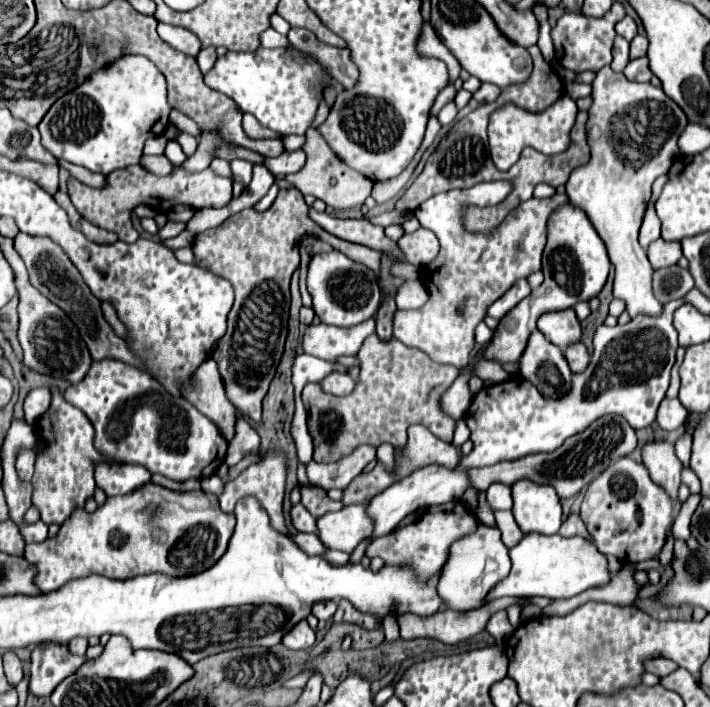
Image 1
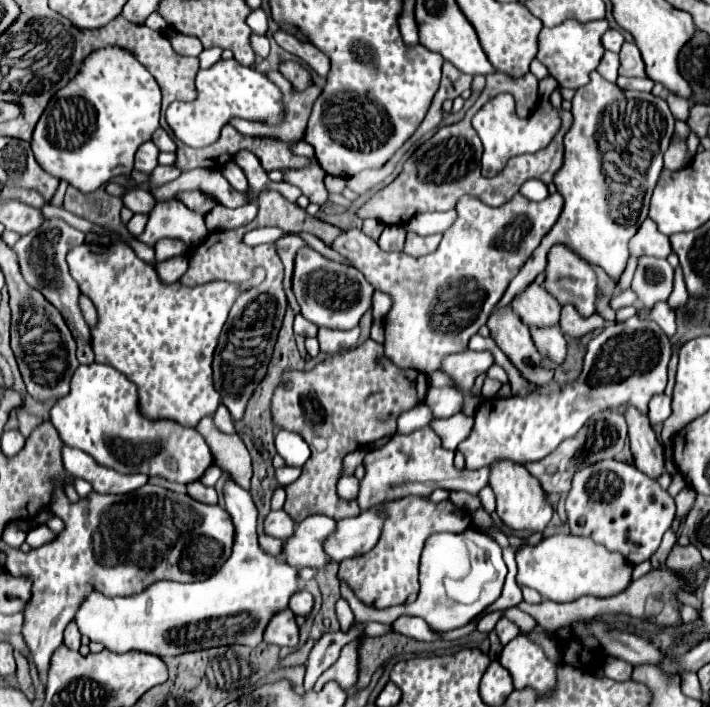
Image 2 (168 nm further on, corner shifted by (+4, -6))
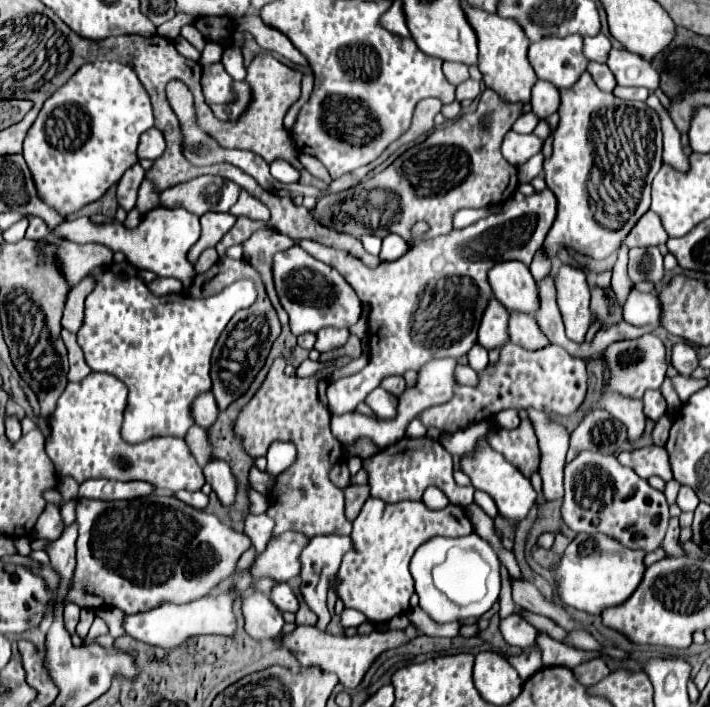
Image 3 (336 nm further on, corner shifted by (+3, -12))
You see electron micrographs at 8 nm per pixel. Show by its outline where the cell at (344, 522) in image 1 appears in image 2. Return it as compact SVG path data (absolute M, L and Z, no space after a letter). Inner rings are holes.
M308 516L296 526L296 534L284 544L284 560L292 566L324 568L330 558L324 550L324 542L336 530L336 520L328 516Z

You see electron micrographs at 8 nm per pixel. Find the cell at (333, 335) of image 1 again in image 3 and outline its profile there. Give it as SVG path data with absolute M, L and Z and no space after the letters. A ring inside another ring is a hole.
M321 328L317 332L317 342L315 342L315 350L319 352L329 352L333 348L339 348L347 342L349 332L345 328L337 330L337 328Z

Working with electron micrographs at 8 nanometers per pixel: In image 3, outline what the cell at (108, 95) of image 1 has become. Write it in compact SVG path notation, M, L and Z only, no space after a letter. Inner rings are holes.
M93 62L81 66L45 104L37 120L31 124L25 142L23 158L33 176L37 196L45 200L63 218L81 210L83 206L99 200L113 184L119 182L123 172L137 162L137 142L141 132L153 126L153 108L145 88L141 86L133 68L119 62Z

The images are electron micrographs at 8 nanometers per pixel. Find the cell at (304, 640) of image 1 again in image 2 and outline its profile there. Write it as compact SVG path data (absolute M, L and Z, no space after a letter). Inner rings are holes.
M284 610L270 620L264 632L264 642L276 646L290 646L290 648L296 648L300 644L300 630L292 610Z

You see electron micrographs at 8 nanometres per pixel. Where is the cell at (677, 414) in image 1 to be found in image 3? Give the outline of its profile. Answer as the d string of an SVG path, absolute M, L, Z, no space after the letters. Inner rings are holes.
M659 390L645 392L645 396L643 396L643 408L645 408L645 416L647 418L651 418L651 420L661 418L667 412L667 404L665 404L663 394Z

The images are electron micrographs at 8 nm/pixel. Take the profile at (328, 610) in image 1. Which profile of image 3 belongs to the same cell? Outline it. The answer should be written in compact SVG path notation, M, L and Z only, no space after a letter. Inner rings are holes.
M285 582L275 584L275 586L271 588L271 596L269 596L269 598L271 598L271 602L273 602L281 612L297 612L297 608L299 608L299 602L297 602L291 586L287 586Z

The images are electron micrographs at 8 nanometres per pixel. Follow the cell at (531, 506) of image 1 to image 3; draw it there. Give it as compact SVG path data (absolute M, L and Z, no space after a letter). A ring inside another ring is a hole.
M481 436L477 442L475 442L475 448L469 452L469 454L463 454L459 458L459 468L471 478L471 484L477 488L477 490L483 490L487 492L497 508L499 508L499 514L501 516L507 516L507 518L513 518L513 520L523 520L527 516L527 512L531 510L531 506L535 504L537 500L537 494L529 482L529 478L525 478L513 464L509 464L499 452L495 452L493 448L489 448L485 444L485 436Z

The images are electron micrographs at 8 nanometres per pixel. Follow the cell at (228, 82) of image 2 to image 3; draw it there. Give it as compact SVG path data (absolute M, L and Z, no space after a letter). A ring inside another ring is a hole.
M221 62L203 66L203 76L201 76L201 86L207 104L227 104L235 98L231 92L231 82L233 78L225 72Z

